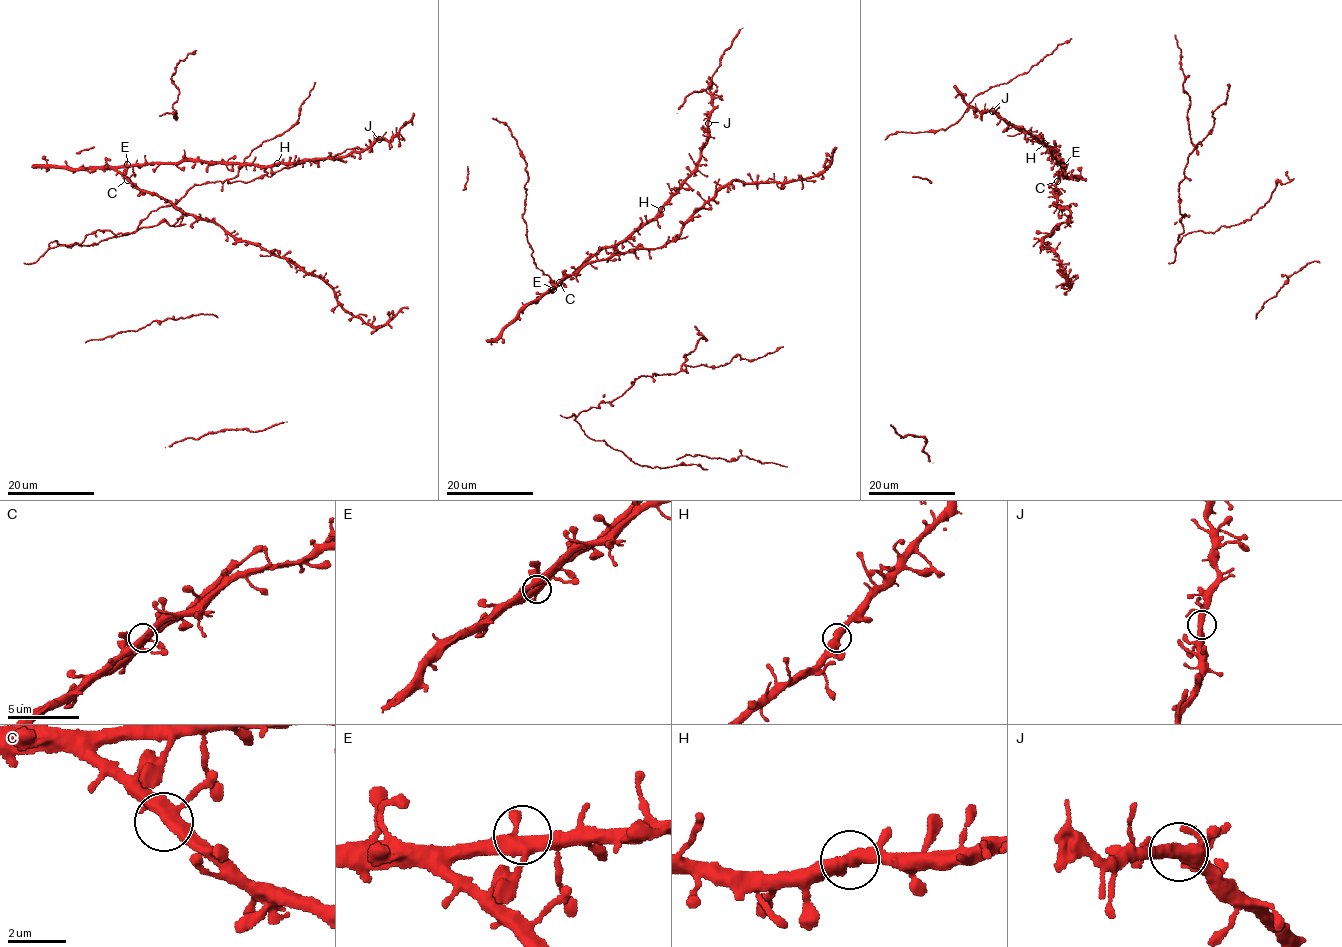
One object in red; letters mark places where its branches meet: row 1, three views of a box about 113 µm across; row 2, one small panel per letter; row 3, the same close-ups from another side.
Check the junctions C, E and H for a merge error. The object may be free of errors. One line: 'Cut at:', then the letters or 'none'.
Cut at: none

